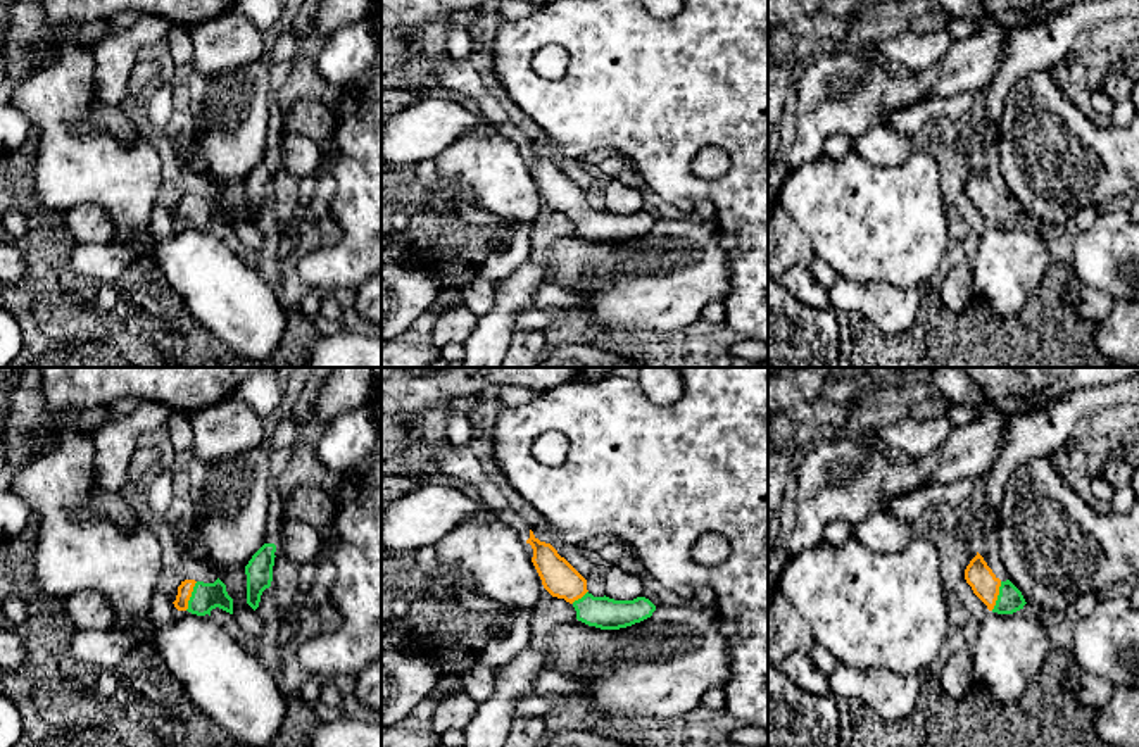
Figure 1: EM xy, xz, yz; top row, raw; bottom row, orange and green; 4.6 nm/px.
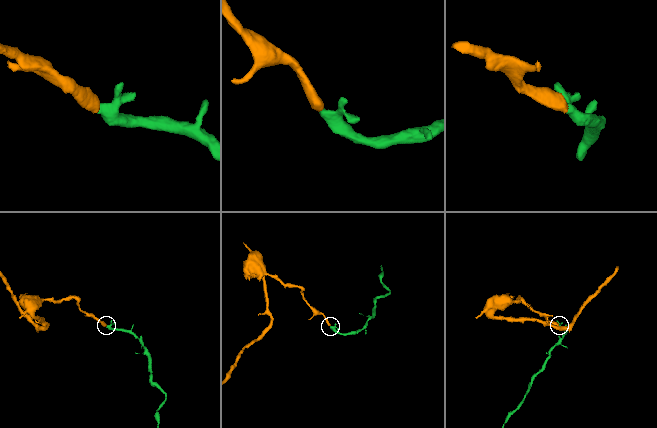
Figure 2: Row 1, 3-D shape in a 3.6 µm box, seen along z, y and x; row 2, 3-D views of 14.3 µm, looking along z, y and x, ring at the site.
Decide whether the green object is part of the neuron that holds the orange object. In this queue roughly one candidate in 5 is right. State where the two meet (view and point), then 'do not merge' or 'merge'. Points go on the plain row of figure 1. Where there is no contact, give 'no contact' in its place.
meets orange in xy at (190, 209); merge

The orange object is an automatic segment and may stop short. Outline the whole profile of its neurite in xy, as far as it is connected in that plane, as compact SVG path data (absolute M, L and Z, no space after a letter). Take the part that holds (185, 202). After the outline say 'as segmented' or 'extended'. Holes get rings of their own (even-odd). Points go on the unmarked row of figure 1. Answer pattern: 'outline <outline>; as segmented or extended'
outline M217 191L214 197L185 193L178 200L176 214L178 224L188 224L197 229L211 229L211 224L219 221L233 228L233 212L226 205L226 198Z; extended

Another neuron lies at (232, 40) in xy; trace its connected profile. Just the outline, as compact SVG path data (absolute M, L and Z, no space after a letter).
M238 9L190 26L192 67L205 79L249 66L264 55L262 31Z

